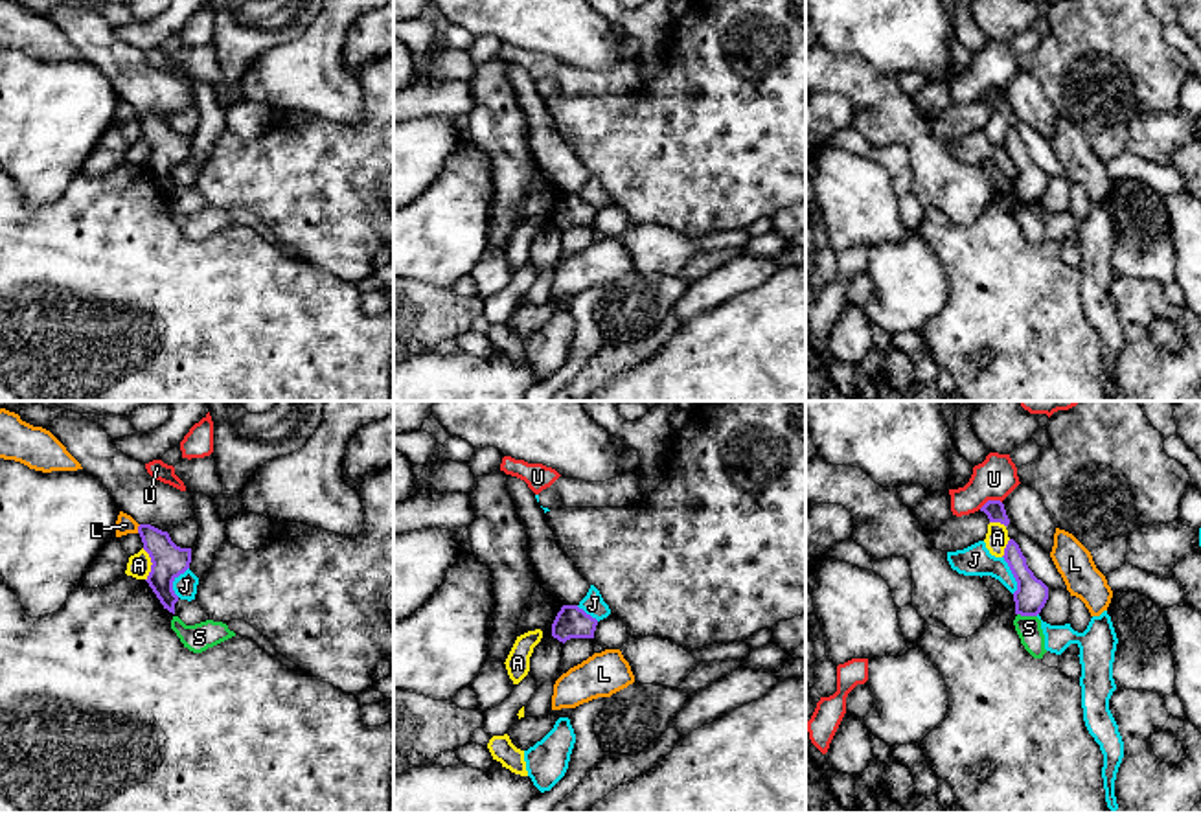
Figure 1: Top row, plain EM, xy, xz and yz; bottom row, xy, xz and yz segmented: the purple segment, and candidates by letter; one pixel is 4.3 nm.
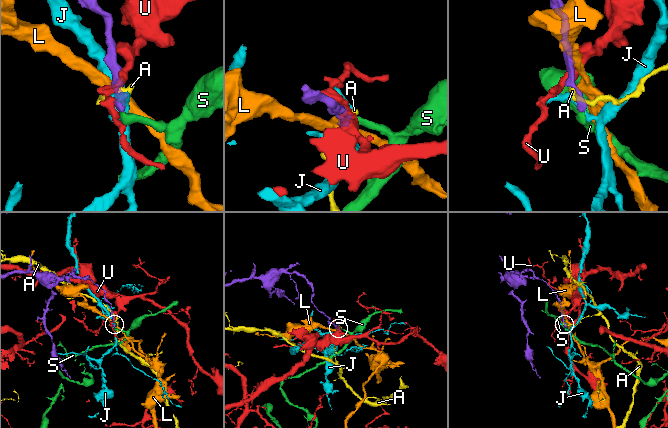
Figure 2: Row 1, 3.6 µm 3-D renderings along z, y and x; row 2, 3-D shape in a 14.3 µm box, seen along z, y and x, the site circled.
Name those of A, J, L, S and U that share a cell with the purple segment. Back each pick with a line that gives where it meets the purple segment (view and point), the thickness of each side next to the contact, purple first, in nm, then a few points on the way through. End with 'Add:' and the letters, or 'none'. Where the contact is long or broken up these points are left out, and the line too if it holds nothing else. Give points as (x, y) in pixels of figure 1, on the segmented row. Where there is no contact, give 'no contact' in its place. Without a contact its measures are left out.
Add: none

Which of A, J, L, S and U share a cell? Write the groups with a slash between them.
A / J / L / S / U

